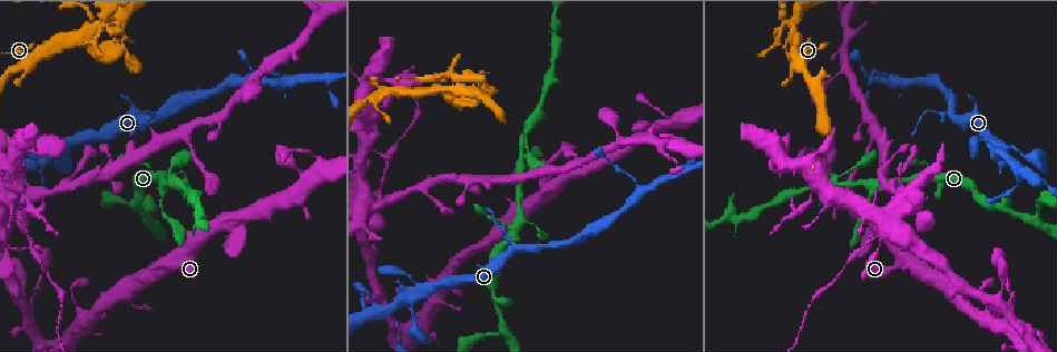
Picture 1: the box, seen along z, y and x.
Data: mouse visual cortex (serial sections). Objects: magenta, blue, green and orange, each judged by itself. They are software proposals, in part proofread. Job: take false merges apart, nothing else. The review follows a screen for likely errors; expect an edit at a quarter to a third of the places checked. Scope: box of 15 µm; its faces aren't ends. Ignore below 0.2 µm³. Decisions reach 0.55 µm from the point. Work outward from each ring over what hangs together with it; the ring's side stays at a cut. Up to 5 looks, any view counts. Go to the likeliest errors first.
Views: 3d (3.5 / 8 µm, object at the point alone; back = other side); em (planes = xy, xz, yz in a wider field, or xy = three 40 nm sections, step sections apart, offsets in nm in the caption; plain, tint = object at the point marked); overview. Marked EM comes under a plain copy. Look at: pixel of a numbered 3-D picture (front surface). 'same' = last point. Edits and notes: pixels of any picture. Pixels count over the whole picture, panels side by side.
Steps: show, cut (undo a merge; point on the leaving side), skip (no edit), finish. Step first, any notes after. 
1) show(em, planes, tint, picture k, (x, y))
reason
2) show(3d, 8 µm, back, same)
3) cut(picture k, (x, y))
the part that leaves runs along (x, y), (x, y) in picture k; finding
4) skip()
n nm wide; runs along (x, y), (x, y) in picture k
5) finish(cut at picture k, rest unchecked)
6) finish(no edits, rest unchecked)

show(3d, 8 µm, picture 1, (378, 189))
abrupt turn

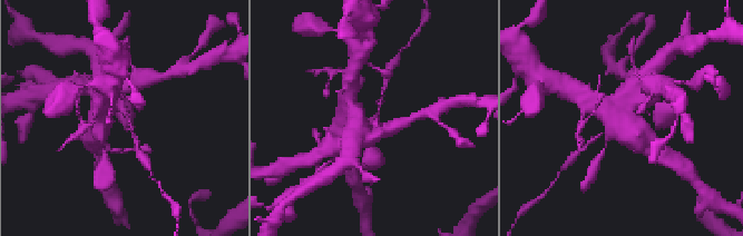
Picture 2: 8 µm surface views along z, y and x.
show(em, xy, step 5, tint, picture 2, (123, 109))
arms of 150, 600 nm

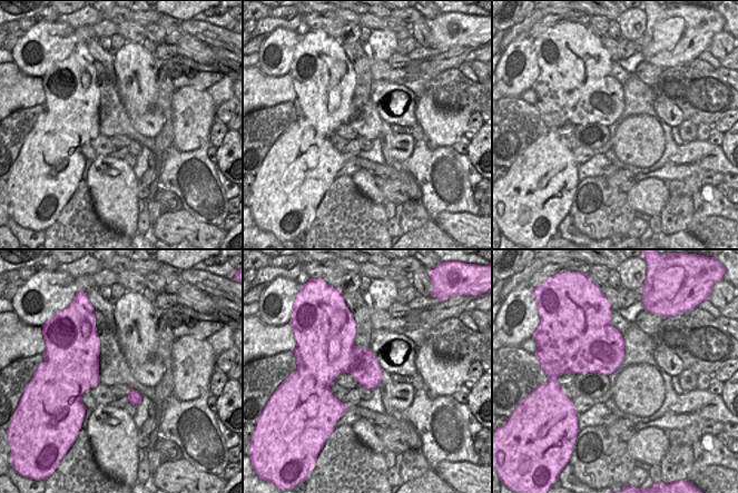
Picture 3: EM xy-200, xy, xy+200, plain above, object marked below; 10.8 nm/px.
cut(picture 2, (128, 124))
two cells meet here

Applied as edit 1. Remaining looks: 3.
show(overview)

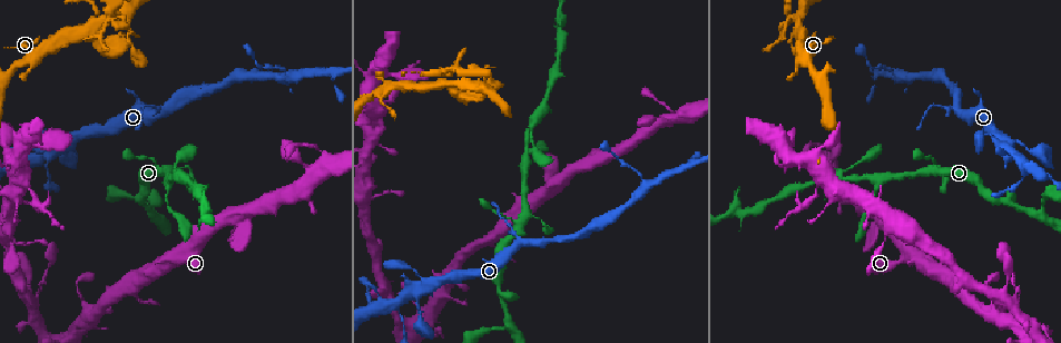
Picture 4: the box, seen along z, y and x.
show(3d, 3.5 µm, picture 4, (465, 81))
four arms meet

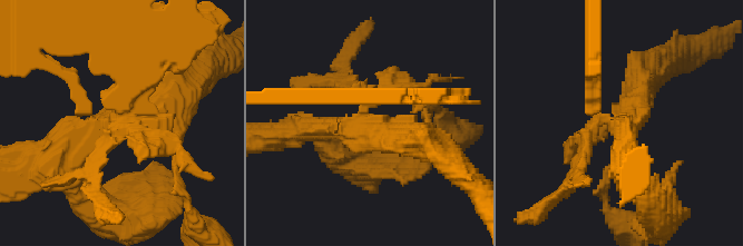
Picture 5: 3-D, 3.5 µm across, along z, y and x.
show(em, xy, step 2, tint, picture 5, (363, 123))

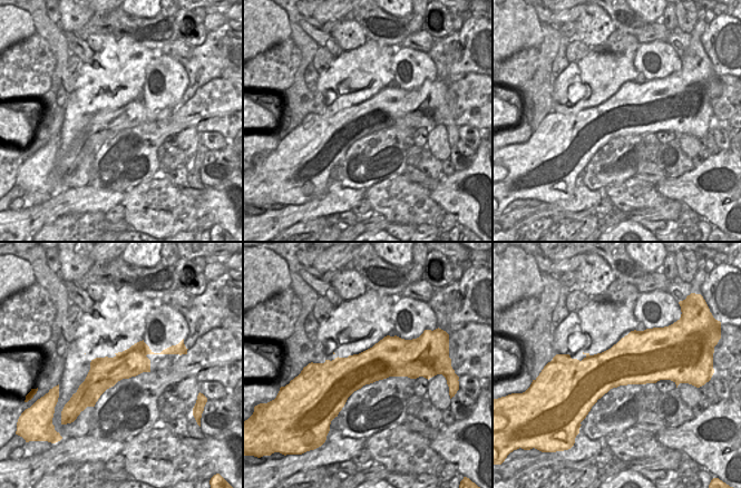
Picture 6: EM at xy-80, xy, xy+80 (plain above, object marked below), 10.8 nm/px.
cut(picture 5, (596, 107))
400 nm wide; the part that leaves runs along (597, 120), (595, 58), (592, 51) in picture 5; a second cell is stuck on

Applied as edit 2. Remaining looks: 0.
finish(cut at picture 2, cut at picture 5, rest unchecked)

